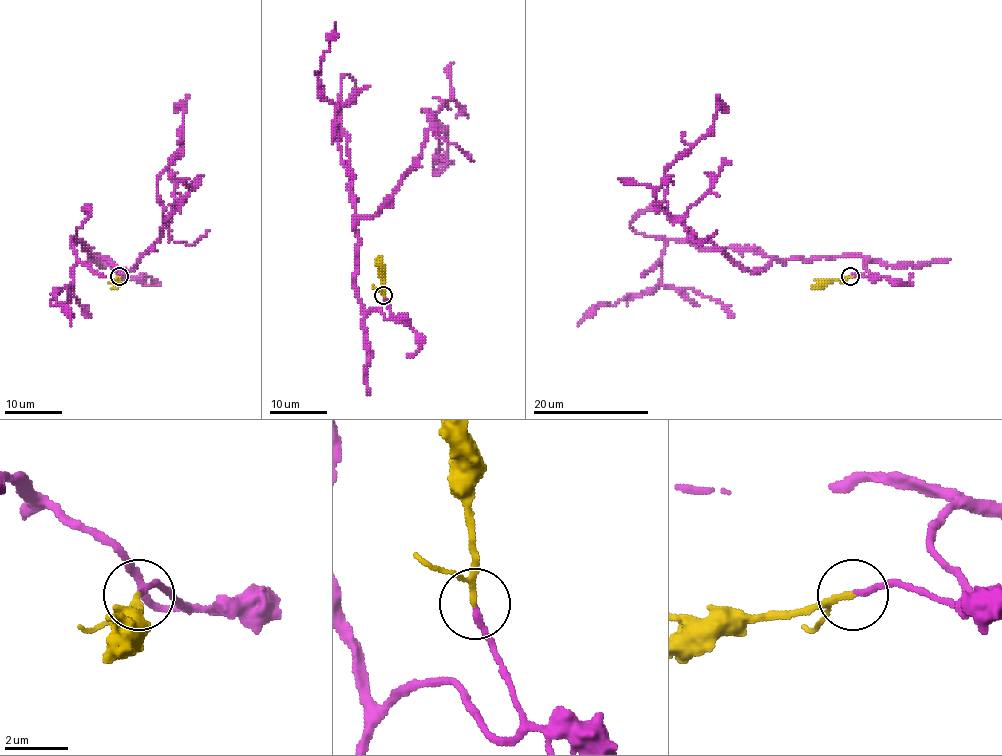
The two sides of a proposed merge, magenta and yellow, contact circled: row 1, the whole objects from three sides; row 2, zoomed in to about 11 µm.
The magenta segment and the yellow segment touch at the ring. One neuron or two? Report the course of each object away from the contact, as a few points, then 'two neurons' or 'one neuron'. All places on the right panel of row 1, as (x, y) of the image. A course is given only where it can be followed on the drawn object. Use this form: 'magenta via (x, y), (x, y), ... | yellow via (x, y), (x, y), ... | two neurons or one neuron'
magenta via (850, 276), (874, 279), (866, 257), (742, 269), (667, 212), (664, 173), (707, 133), (719, 94) | yellow via (850, 276), (821, 280), (811, 287) | one neuron

